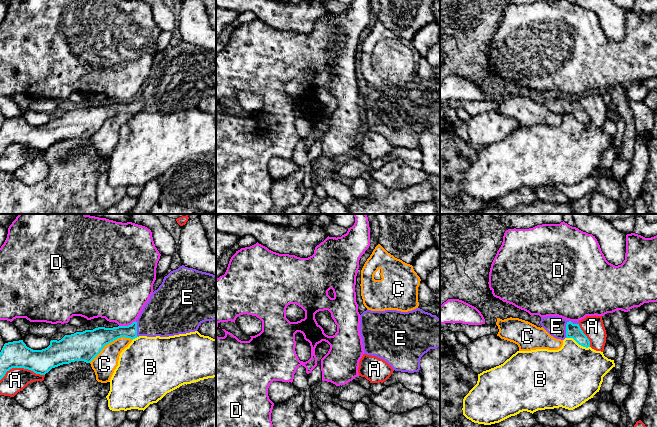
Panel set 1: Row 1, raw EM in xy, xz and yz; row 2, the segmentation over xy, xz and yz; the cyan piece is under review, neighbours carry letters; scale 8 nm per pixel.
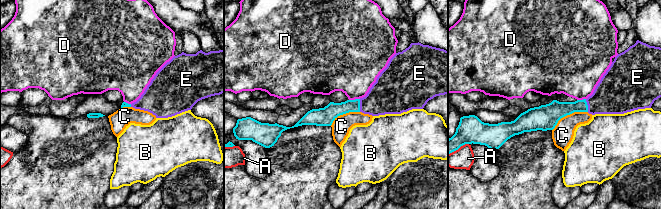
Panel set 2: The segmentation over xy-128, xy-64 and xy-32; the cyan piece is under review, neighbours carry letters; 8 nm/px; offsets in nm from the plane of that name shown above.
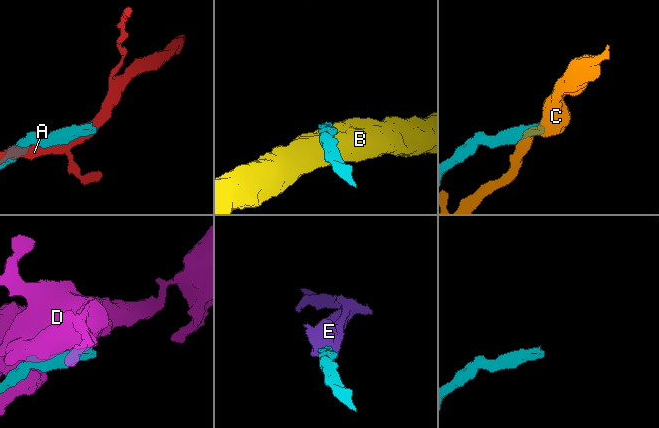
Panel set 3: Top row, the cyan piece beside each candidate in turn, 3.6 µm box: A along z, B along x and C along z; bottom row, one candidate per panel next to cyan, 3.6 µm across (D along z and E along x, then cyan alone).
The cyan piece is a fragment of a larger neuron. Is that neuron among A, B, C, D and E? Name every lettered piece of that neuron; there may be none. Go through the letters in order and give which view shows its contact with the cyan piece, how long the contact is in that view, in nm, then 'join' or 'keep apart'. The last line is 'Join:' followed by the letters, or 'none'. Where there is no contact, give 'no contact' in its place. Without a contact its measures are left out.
A: meets cyan in xy; contact 360 nm long; keep apart
B: meets cyan in yz; contact 200 nm long; keep apart
C: meets cyan in xy; contact 400 nm long; keep apart
D: meets cyan in xy; contact 140 nm long; keep apart
E: meets cyan in yz; contact 160 nm long; join
Join: E

